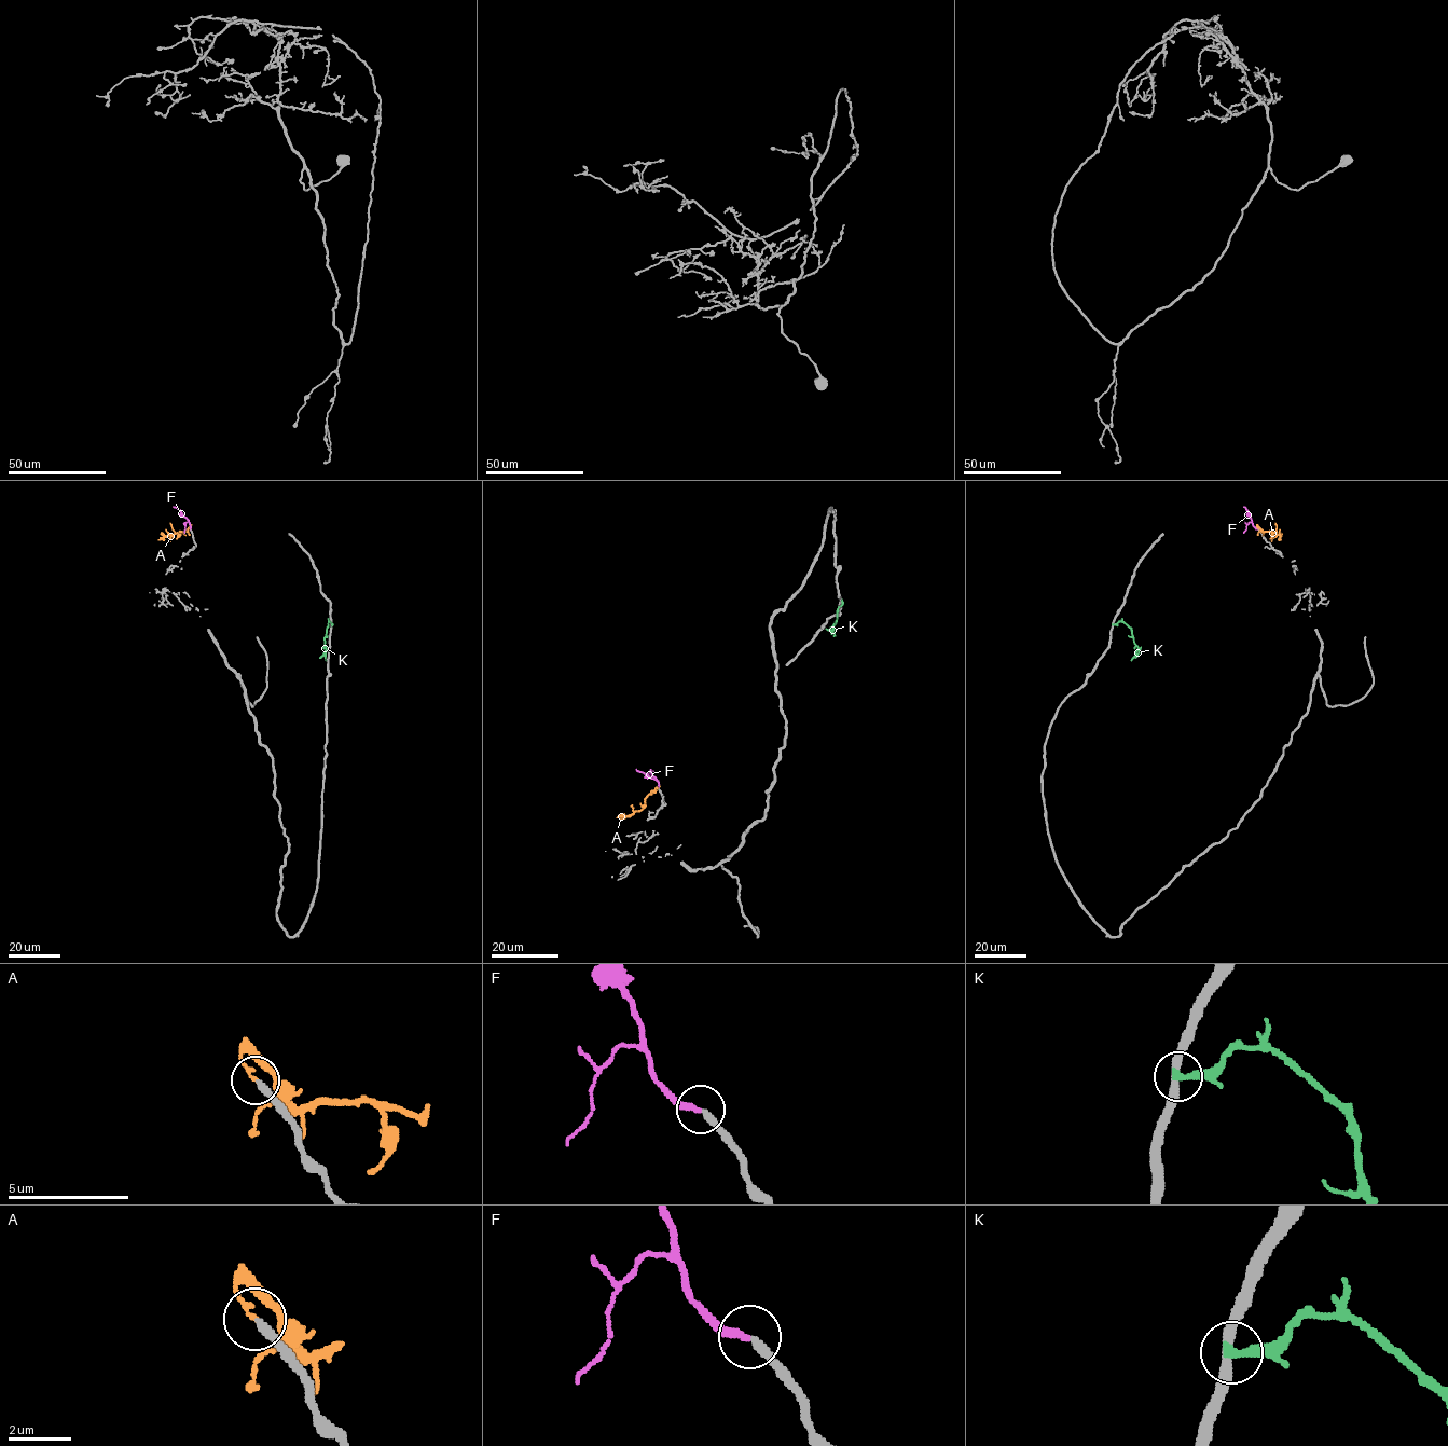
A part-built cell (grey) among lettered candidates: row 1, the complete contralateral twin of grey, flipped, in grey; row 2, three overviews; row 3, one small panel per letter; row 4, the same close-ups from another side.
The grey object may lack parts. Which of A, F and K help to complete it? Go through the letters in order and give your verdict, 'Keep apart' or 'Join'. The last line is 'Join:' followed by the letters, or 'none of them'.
A: Keep apart
F: Join
K: Keep apart
Join: F

